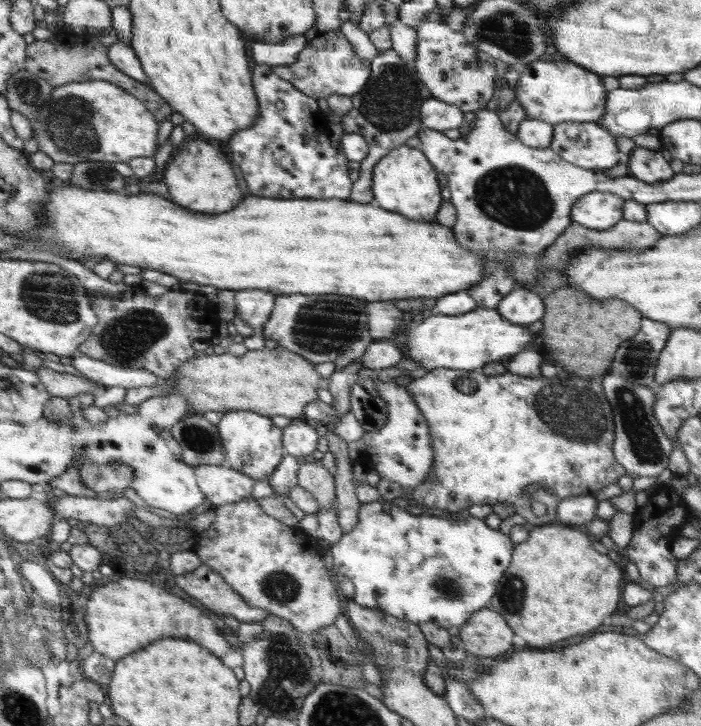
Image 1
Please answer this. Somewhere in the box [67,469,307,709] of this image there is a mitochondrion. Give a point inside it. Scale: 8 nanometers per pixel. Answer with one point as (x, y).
(282, 588)

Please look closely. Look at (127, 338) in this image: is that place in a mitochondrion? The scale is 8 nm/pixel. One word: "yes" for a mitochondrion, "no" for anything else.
yes

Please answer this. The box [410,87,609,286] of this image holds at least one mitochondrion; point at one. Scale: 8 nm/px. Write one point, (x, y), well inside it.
(515, 196)

